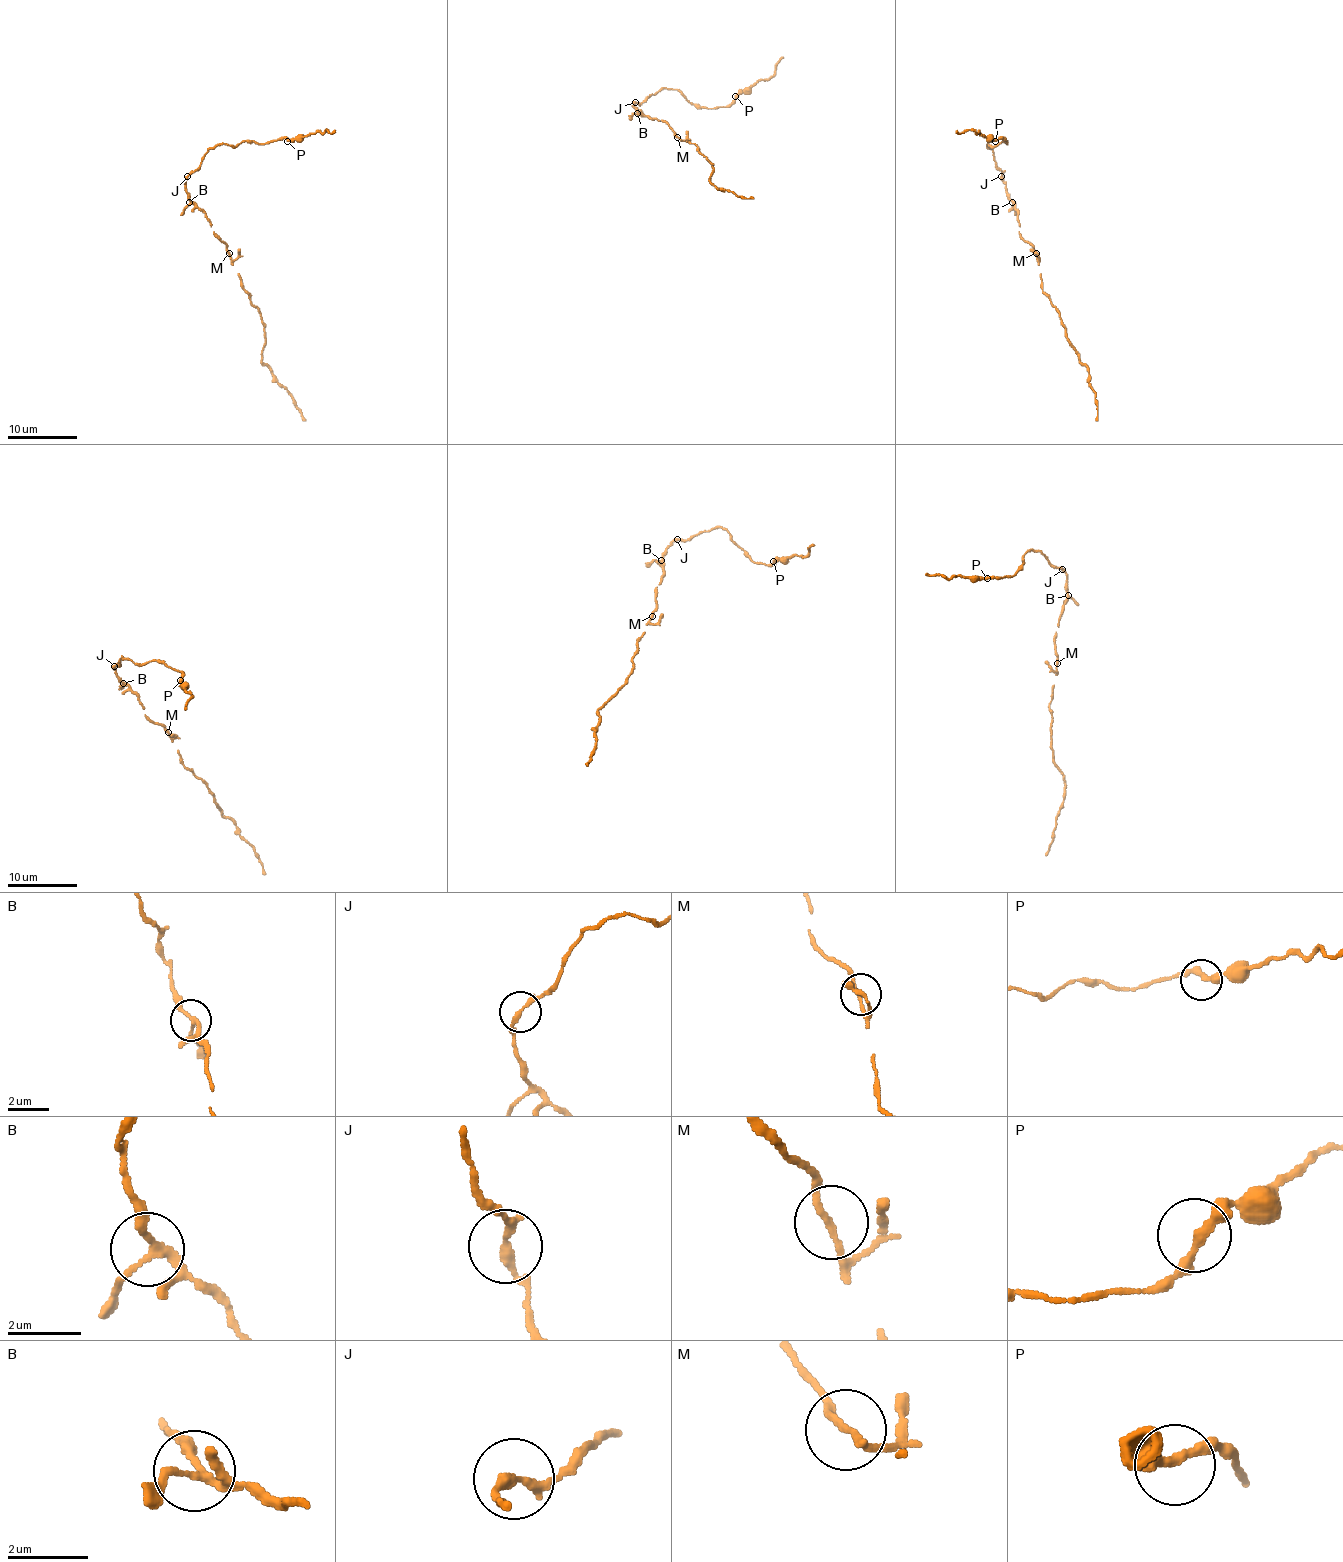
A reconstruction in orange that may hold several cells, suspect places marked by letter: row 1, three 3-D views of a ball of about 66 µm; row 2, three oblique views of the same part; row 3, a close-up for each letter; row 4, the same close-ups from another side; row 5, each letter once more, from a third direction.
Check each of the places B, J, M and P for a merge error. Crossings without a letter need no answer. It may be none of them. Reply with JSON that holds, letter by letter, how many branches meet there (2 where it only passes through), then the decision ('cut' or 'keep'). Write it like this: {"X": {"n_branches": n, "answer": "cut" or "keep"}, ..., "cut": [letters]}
{"B": {"n_branches": 3, "answer": "keep"}, "J": {"n_branches": 2, "answer": "keep"}, "M": {"n_branches": 2, "answer": "keep"}, "P": {"n_branches": 2, "answer": "keep"}, "cut": []}

